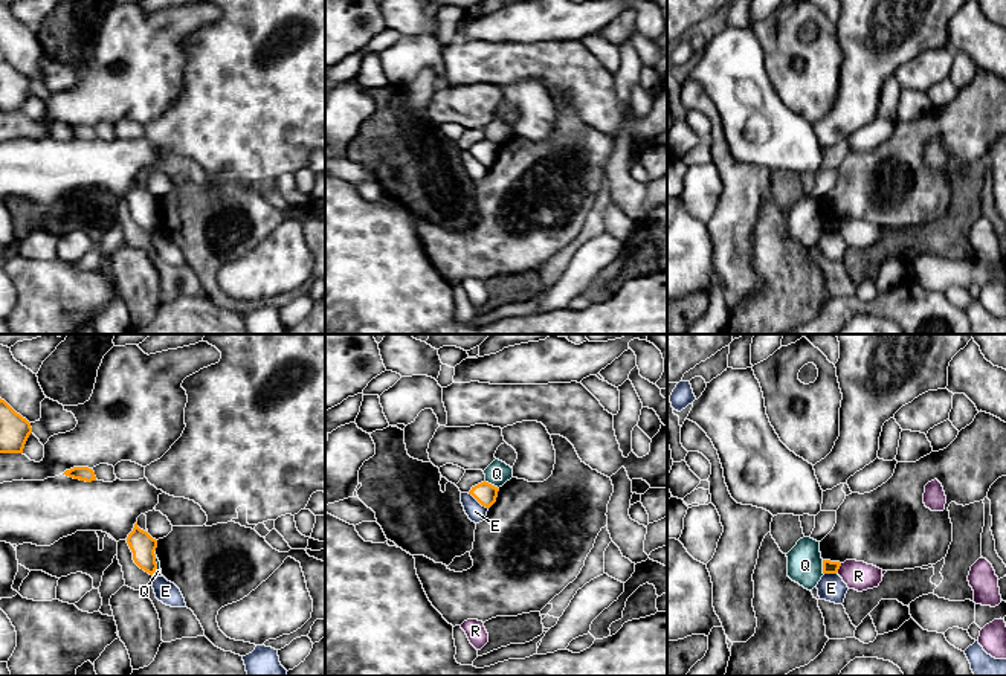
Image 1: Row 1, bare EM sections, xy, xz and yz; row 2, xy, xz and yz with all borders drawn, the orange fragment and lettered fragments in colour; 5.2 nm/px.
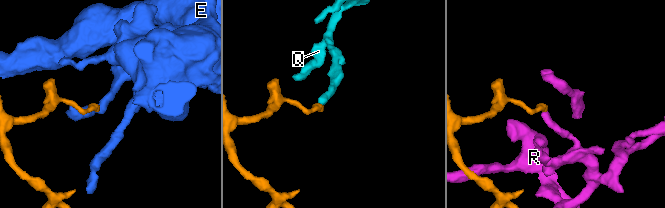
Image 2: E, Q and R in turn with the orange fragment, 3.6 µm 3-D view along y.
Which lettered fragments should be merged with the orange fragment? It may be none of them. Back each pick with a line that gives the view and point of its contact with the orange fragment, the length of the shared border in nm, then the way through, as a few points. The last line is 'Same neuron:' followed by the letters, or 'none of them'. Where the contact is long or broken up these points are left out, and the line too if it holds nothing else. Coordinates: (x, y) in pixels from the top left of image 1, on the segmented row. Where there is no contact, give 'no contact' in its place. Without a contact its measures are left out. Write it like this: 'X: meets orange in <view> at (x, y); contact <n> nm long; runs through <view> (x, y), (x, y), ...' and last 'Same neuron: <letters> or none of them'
Same neuron: none of them

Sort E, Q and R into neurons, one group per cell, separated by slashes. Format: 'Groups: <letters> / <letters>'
Groups: E / Q / R

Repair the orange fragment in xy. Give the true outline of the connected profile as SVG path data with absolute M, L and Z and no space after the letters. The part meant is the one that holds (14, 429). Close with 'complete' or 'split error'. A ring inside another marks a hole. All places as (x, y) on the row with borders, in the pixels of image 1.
M0 398L0 453L23 453L31 423Z; complete

